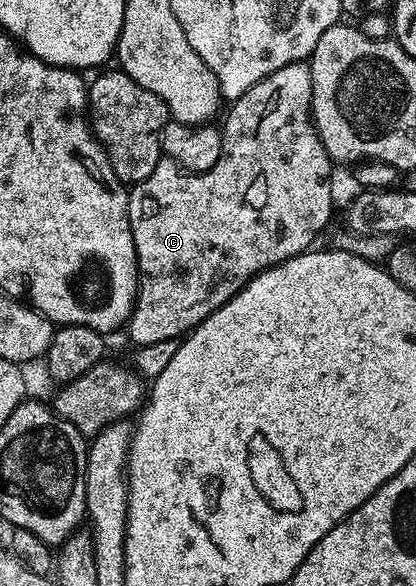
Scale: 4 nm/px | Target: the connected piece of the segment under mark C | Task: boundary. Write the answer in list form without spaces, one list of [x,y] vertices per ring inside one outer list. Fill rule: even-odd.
[[[309,62],[284,65],[284,69],[276,69],[276,73],[272,73],[267,79],[261,79],[259,83],[249,87],[239,99],[233,100],[231,107],[234,108],[226,119],[226,127],[224,126],[224,150],[220,161],[216,161],[212,169],[191,173],[179,167],[174,160],[163,157],[159,159],[156,169],[152,169],[152,173],[148,173],[144,181],[135,183],[129,188],[128,215],[132,241],[138,258],[138,298],[134,312],[128,320],[131,344],[152,345],[156,341],[181,340],[216,309],[220,309],[220,305],[231,299],[250,279],[255,279],[268,267],[275,267],[277,263],[283,263],[302,254],[313,244],[310,242],[329,225],[330,214],[334,211],[334,191],[330,188],[332,160],[318,139],[318,132],[314,129],[314,120],[310,117],[311,97],[312,73]]]

